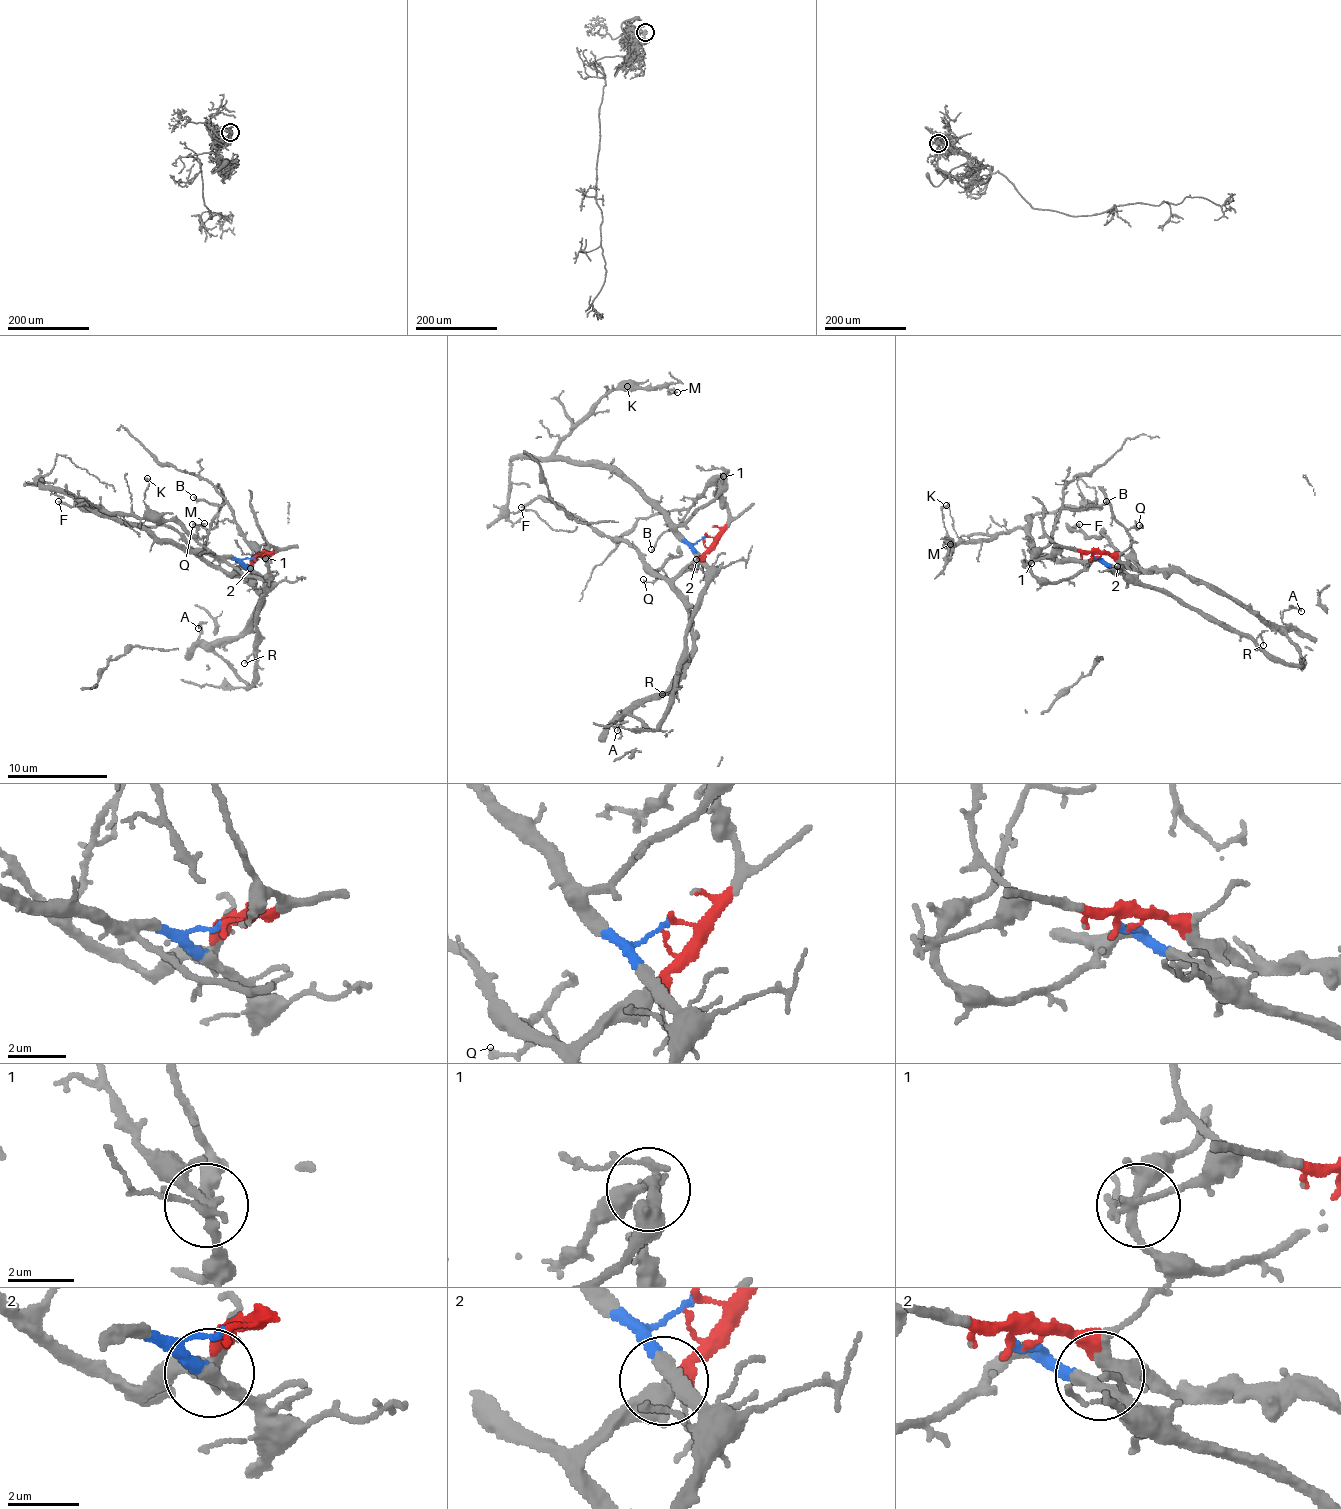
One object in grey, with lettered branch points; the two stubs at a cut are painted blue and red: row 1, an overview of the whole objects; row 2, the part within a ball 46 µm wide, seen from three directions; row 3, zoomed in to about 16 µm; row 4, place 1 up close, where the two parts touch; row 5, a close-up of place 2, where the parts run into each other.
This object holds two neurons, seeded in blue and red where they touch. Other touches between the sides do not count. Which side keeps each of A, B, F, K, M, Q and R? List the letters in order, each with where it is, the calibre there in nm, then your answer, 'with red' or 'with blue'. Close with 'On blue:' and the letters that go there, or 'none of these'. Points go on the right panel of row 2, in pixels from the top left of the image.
A: at (1301, 611); 130 nm thick; with red
B: at (1106, 501); 140 nm thick; with blue
F: at (1079, 524); 180 nm thick; with red
K: at (946, 505); 180 nm thick; with blue
M: at (950, 544); 150 nm thick; with blue
Q: at (1139, 525); 140 nm thick; with red
R: at (1263, 645); 110 nm thick; with blue
On blue: B, K, M, R

